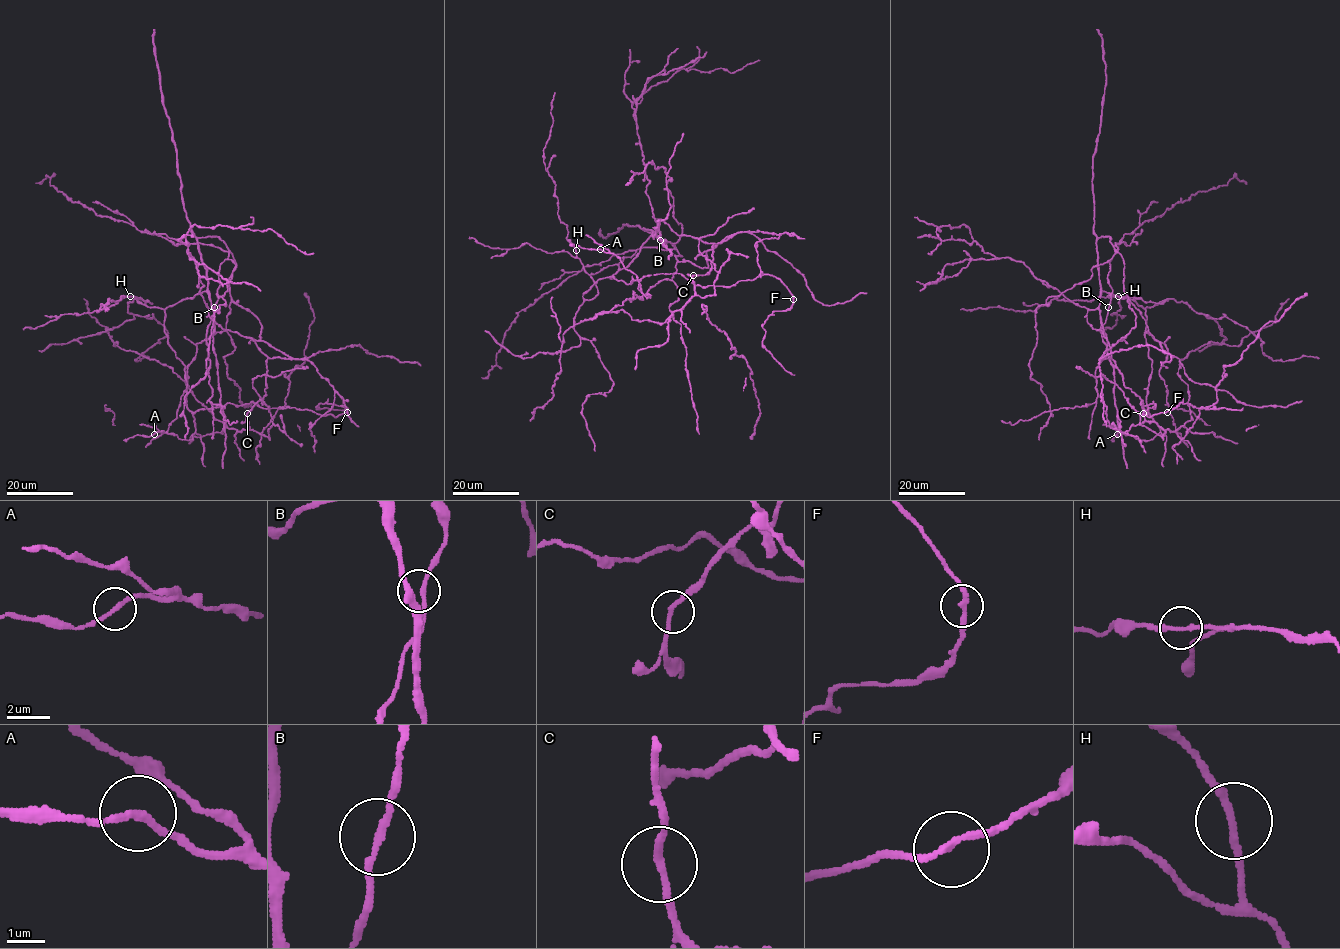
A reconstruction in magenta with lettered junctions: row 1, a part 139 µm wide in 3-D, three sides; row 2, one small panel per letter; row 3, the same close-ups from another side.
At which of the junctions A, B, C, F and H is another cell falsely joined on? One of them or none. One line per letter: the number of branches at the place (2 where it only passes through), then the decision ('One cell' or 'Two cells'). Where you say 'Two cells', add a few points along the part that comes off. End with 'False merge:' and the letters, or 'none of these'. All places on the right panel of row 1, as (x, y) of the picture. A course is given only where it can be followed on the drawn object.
A: Branches: 2. One cell
B: Branches: 2. One cell
C: Branches: 2. One cell
F: Branches: 2. One cell
H: Branches: 2. One cell
False merge: none of these

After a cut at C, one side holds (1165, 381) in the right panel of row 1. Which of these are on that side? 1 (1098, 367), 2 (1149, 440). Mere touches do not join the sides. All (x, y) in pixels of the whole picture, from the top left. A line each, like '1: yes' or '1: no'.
1: yes
2: yes

